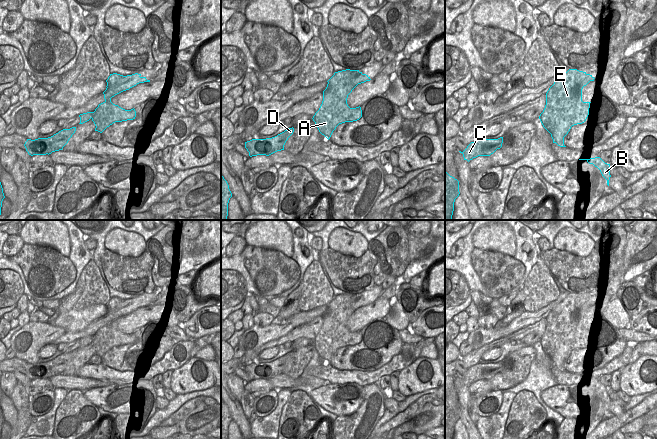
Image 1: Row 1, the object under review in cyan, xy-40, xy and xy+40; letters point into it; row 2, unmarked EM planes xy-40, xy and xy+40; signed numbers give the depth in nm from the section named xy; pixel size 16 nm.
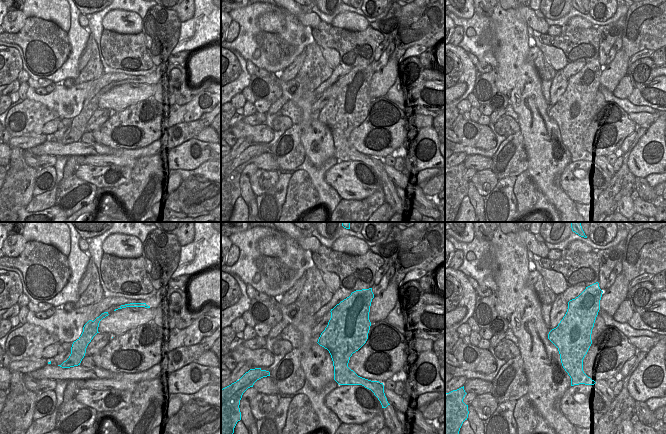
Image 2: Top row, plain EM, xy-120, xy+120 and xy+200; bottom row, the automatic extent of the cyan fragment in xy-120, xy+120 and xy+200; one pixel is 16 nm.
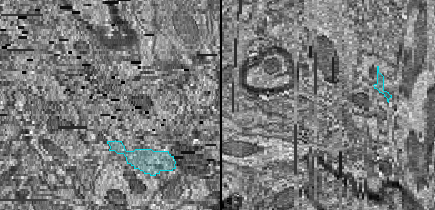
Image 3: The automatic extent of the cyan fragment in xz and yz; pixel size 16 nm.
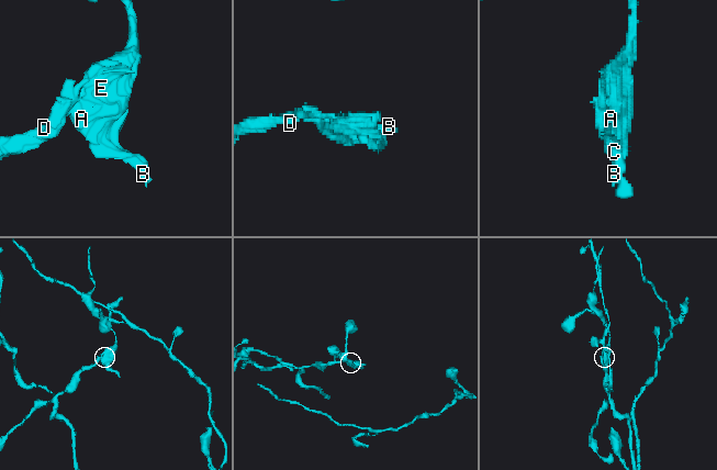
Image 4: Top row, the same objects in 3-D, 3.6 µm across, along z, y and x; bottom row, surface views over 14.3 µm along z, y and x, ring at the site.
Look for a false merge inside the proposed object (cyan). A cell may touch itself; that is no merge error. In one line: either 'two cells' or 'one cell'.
two cells

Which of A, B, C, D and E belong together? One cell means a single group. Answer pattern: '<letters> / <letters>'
A B E / C D

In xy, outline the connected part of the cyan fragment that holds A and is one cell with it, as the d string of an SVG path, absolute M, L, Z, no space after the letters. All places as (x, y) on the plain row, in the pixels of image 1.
M346 293L335 296L327 305L322 328L313 345L319 356L328 364L339 348L357 345L362 341L361 331L350 332L347 322L358 308L370 304L368 299L359 294Z

